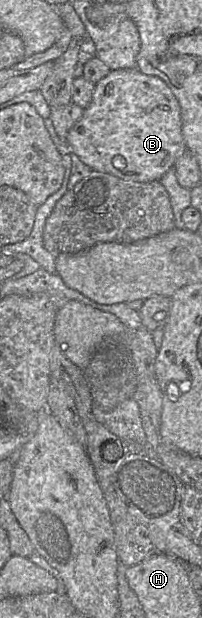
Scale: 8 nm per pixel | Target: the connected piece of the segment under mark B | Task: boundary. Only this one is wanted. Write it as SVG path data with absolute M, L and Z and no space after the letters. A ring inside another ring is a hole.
M137 67L111 70L95 85L92 101L66 140L71 152L93 171L111 174L125 181L158 181L186 151L182 134L181 107L169 86L159 77L142 73Z

